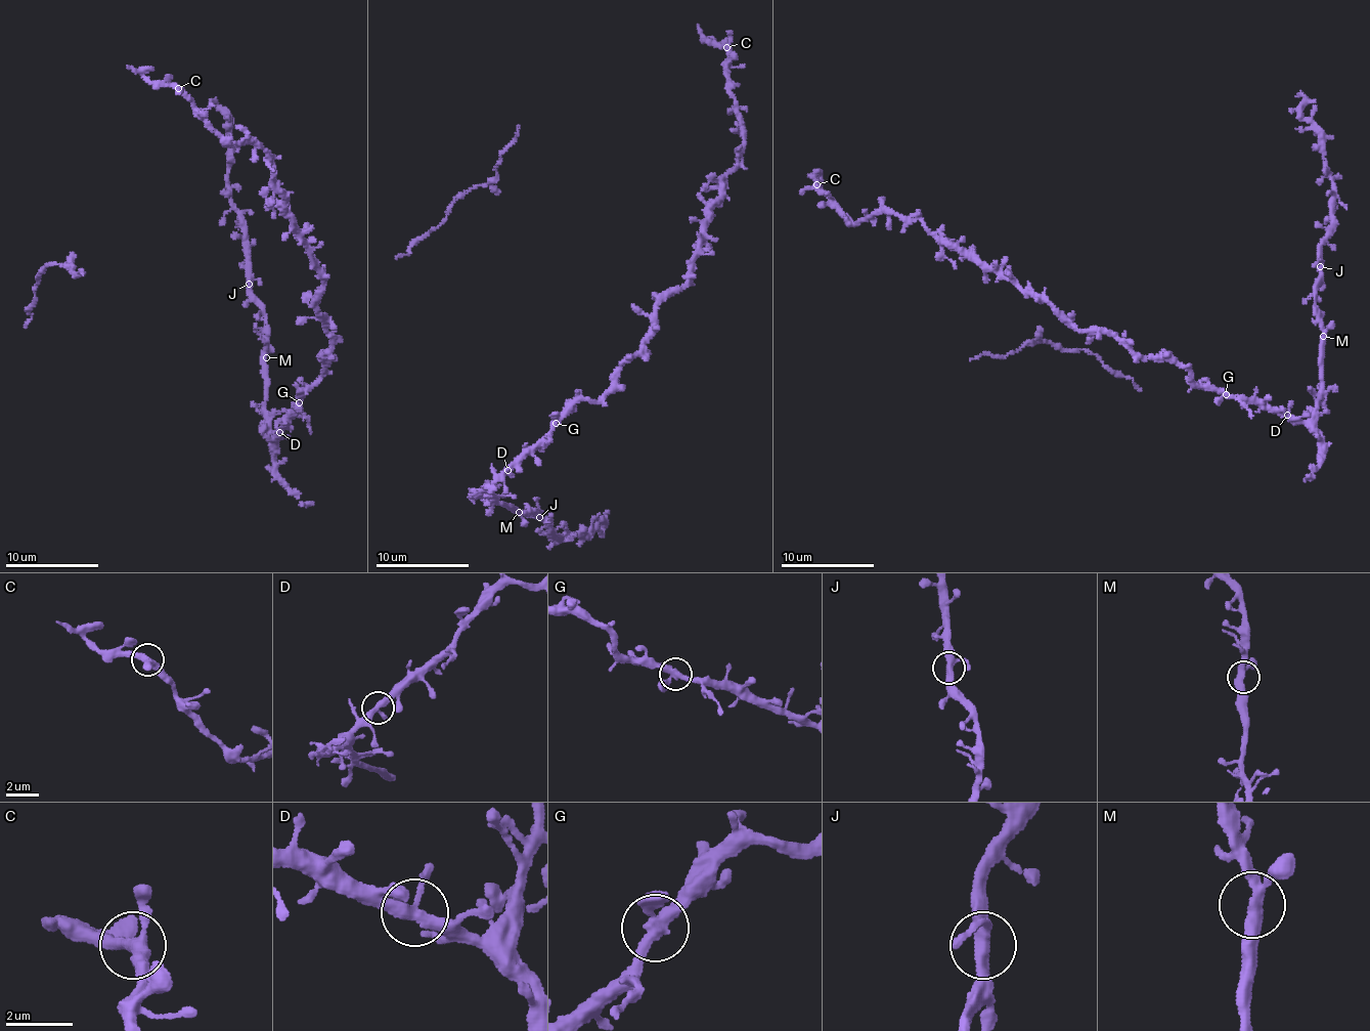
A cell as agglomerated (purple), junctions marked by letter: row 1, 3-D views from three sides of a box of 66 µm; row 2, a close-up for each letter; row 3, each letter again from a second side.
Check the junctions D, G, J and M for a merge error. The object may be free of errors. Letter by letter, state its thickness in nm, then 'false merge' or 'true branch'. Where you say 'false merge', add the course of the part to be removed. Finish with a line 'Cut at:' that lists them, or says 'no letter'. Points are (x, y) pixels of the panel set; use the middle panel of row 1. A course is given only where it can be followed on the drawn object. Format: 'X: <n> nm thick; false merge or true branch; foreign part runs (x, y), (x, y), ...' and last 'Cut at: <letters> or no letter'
D: 320 nm thick; true branch
G: 340 nm thick; true branch
J: 340 nm thick; true branch
M: 320 nm thick; true branch
Cut at: no letter

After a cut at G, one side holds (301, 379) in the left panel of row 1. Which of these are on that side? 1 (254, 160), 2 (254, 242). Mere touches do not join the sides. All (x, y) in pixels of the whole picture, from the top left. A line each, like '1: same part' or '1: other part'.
1: same part
2: other part

